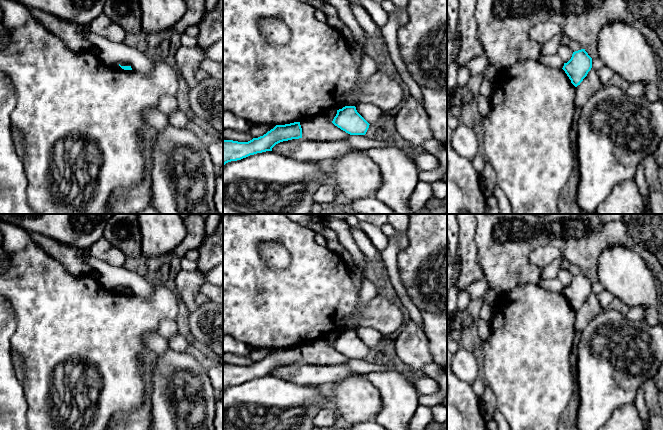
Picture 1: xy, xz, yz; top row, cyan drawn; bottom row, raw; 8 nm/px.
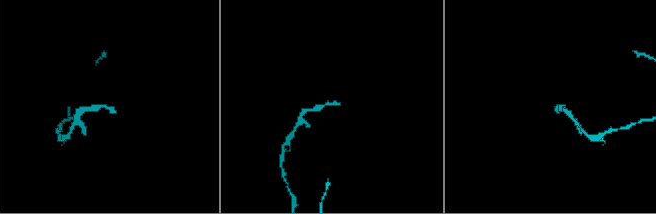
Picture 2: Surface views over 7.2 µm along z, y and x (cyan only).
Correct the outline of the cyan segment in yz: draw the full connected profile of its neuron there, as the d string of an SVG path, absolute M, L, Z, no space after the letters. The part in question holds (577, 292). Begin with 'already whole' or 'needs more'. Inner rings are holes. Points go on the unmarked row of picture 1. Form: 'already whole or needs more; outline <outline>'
already whole; outline M585 273L573 276L571 283L564 287L563 294L571 304L571 307L577 311L587 300L592 292L592 282Z

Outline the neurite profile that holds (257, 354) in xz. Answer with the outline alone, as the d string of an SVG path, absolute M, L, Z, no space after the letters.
M252 348L252 351L248 355L248 357L253 362L258 362L258 361L263 360L264 358L266 358L268 355L270 355L274 351L275 351L275 349L273 349L273 348Z

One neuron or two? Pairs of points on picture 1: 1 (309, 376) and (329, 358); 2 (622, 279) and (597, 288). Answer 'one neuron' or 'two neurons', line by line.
1: two neurons
2: two neurons

